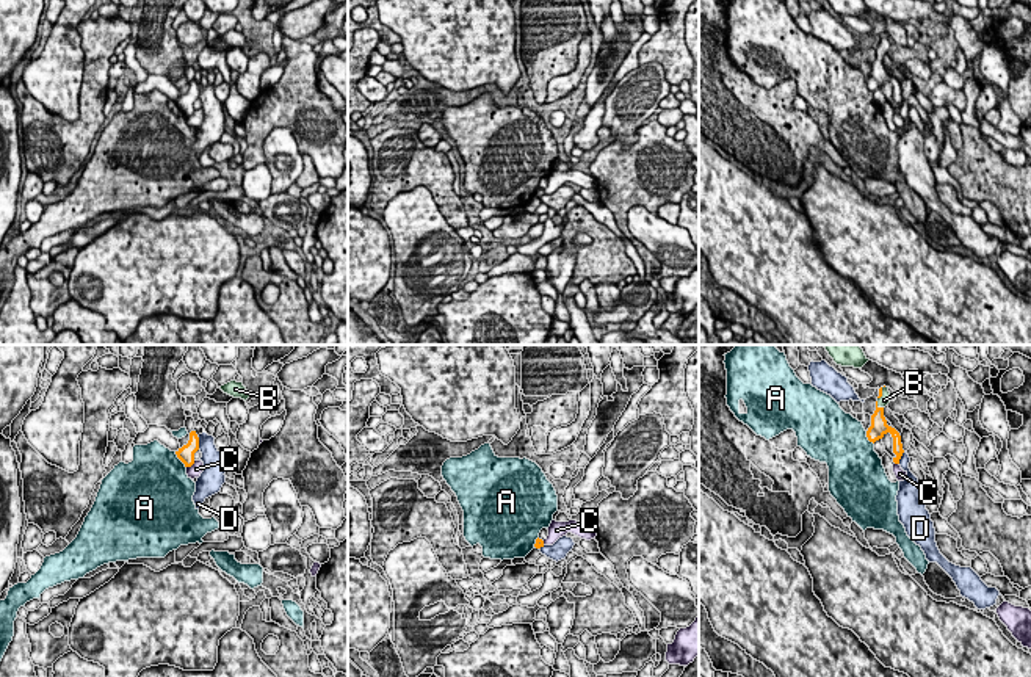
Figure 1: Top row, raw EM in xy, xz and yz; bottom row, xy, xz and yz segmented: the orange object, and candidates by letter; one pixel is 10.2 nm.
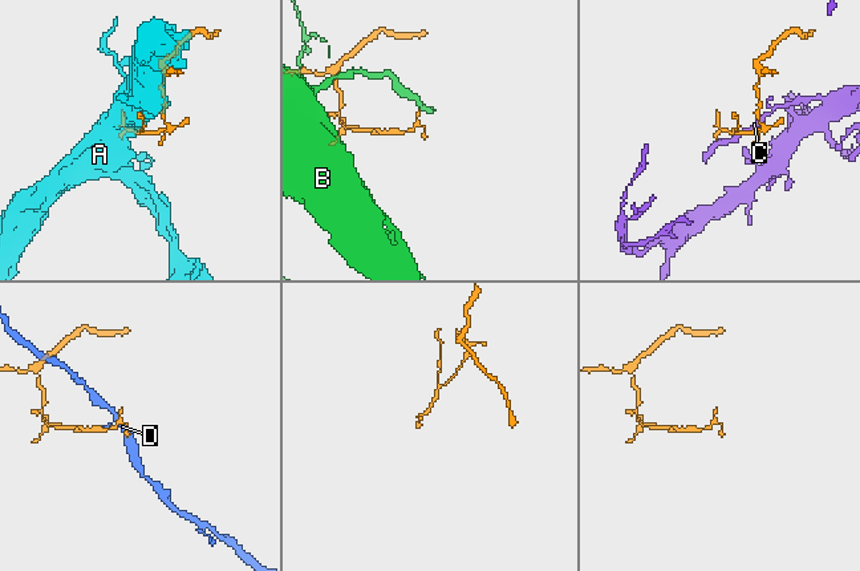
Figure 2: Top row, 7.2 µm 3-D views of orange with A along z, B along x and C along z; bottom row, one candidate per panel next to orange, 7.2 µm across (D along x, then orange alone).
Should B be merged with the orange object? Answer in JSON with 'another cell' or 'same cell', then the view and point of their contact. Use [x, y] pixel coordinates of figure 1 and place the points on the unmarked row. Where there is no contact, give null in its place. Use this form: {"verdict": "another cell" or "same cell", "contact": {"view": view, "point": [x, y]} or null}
{"verdict": "same cell", "contact": {"view": "yz", "point": [879, 57]}}

